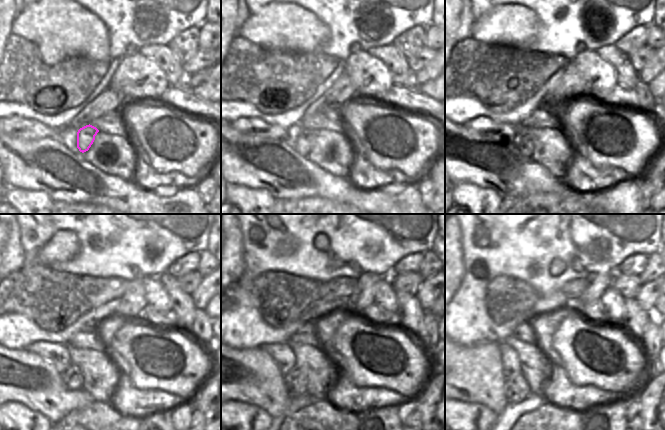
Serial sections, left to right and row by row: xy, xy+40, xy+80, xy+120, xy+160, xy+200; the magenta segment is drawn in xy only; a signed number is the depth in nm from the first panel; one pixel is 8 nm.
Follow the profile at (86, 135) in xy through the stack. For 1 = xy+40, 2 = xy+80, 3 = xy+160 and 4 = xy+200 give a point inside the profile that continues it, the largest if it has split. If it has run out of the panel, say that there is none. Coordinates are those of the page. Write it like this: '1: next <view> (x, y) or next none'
1: next xy+40 (306, 138)
2: next xy+80 (524, 143)
3: next xy+160 (295, 381)
4: next xy+200 (516, 387)

